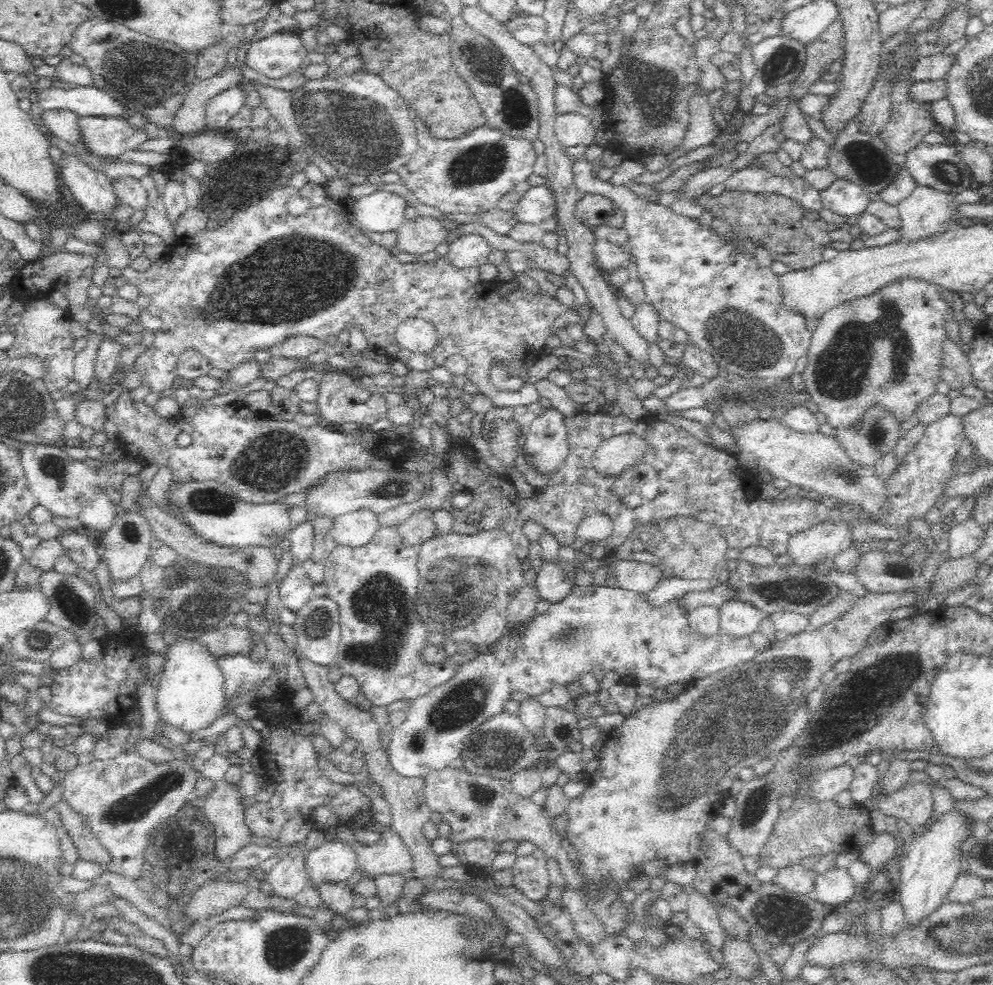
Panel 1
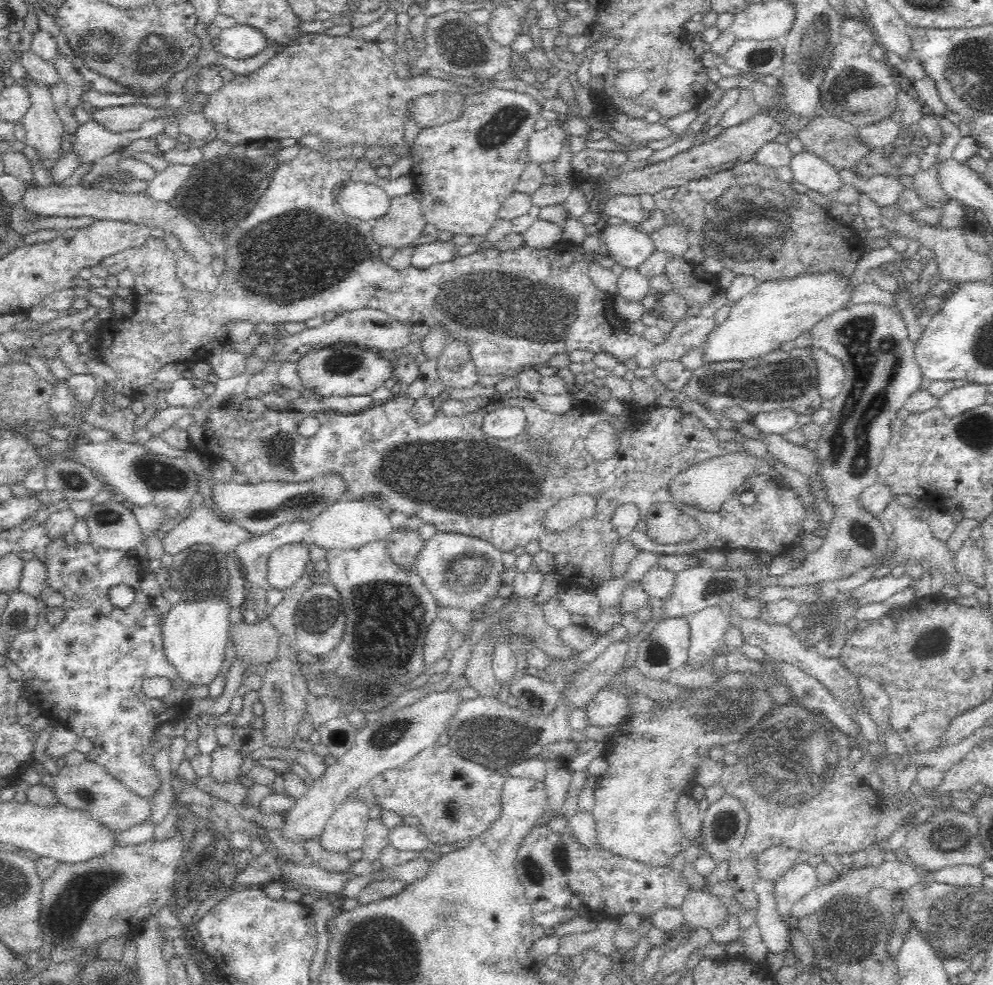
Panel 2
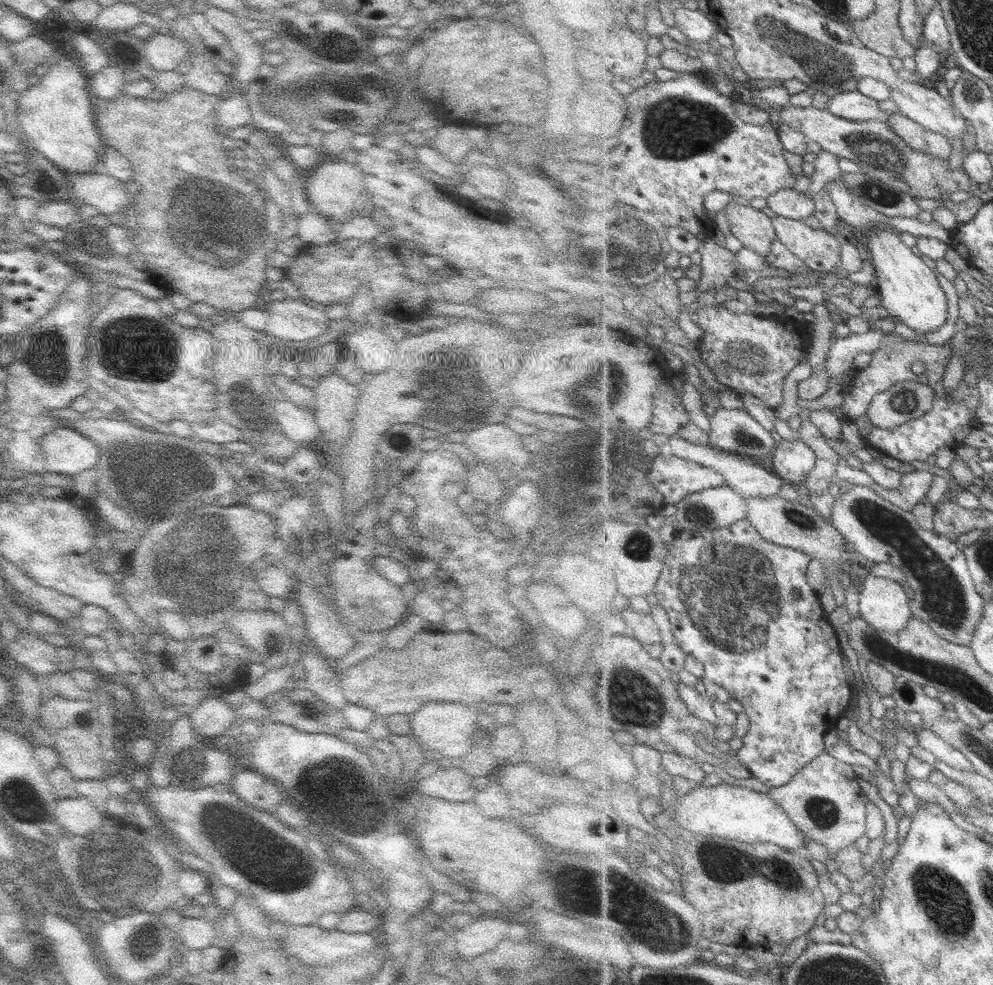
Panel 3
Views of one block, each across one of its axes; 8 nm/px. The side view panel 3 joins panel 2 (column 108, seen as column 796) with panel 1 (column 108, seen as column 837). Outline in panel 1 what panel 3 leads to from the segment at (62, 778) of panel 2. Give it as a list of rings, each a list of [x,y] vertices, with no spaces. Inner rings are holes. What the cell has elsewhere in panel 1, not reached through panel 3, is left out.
[[[135,750],[108,760],[92,759],[67,772],[61,780],[64,786],[62,799],[82,817],[86,828],[108,851],[110,862],[106,864],[106,870],[133,880],[149,879],[142,870],[142,852],[150,832],[189,804],[201,777],[199,763],[196,758],[185,756],[155,763]]]

